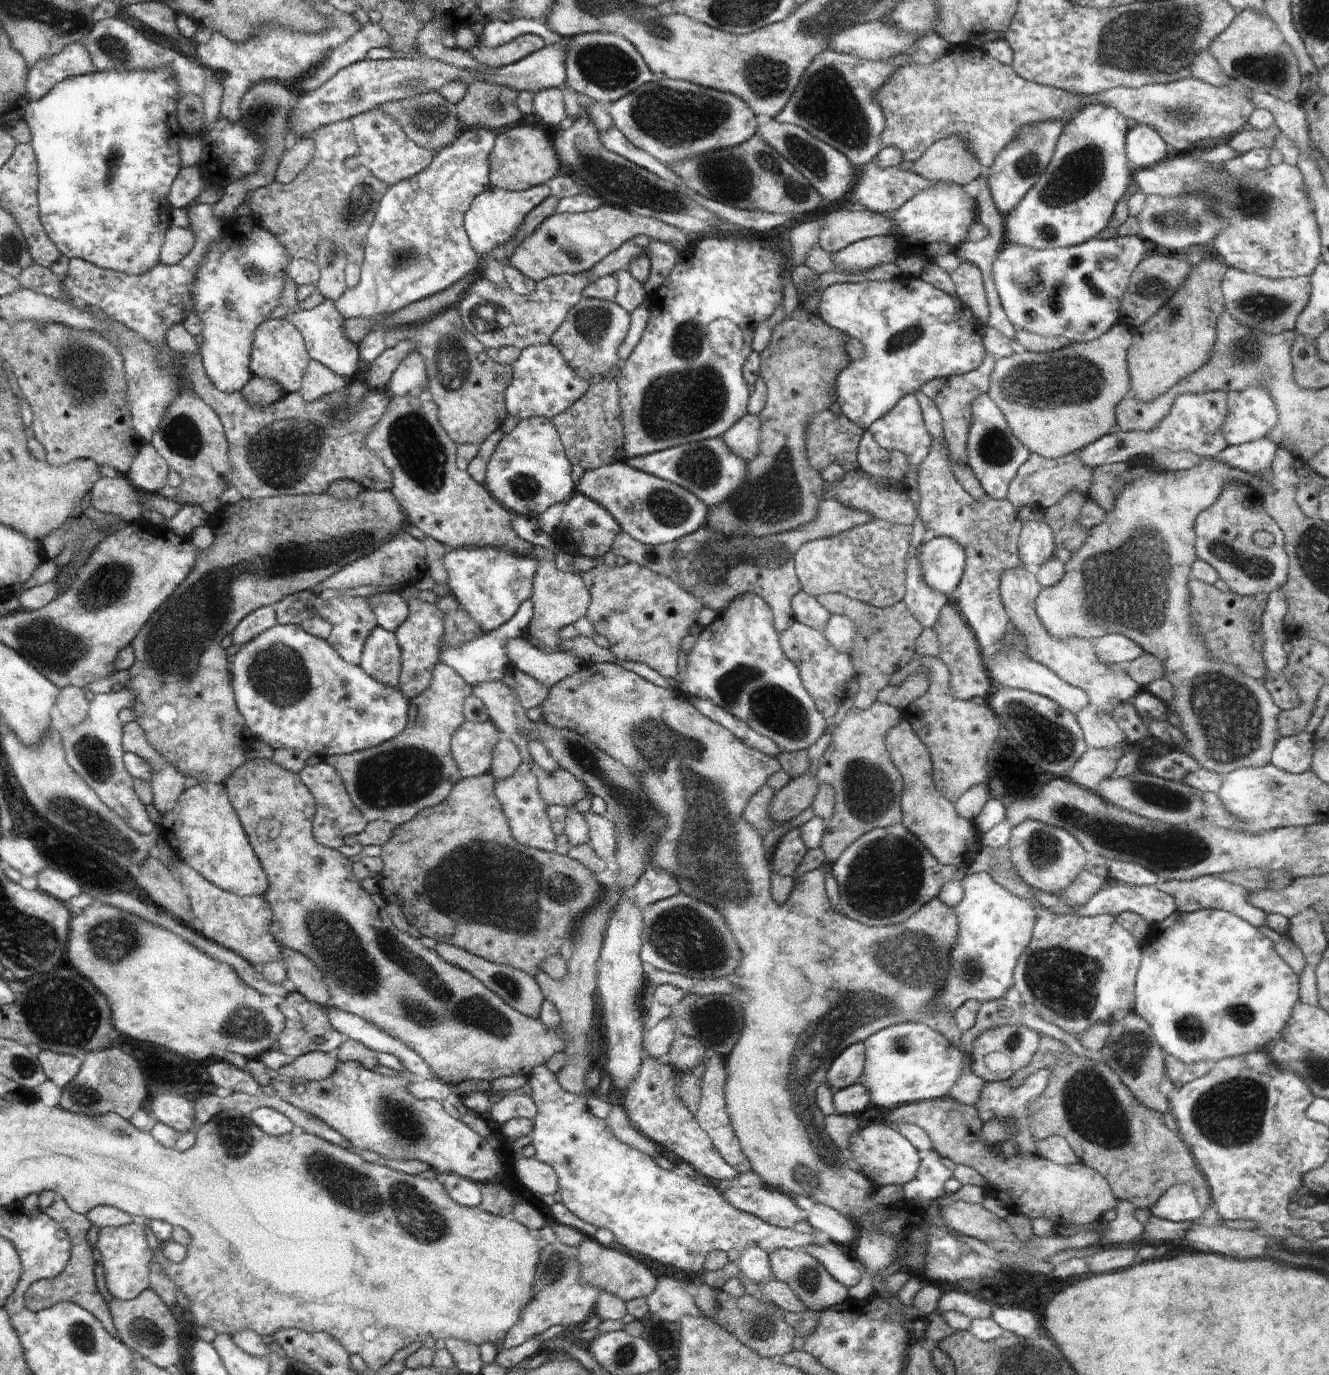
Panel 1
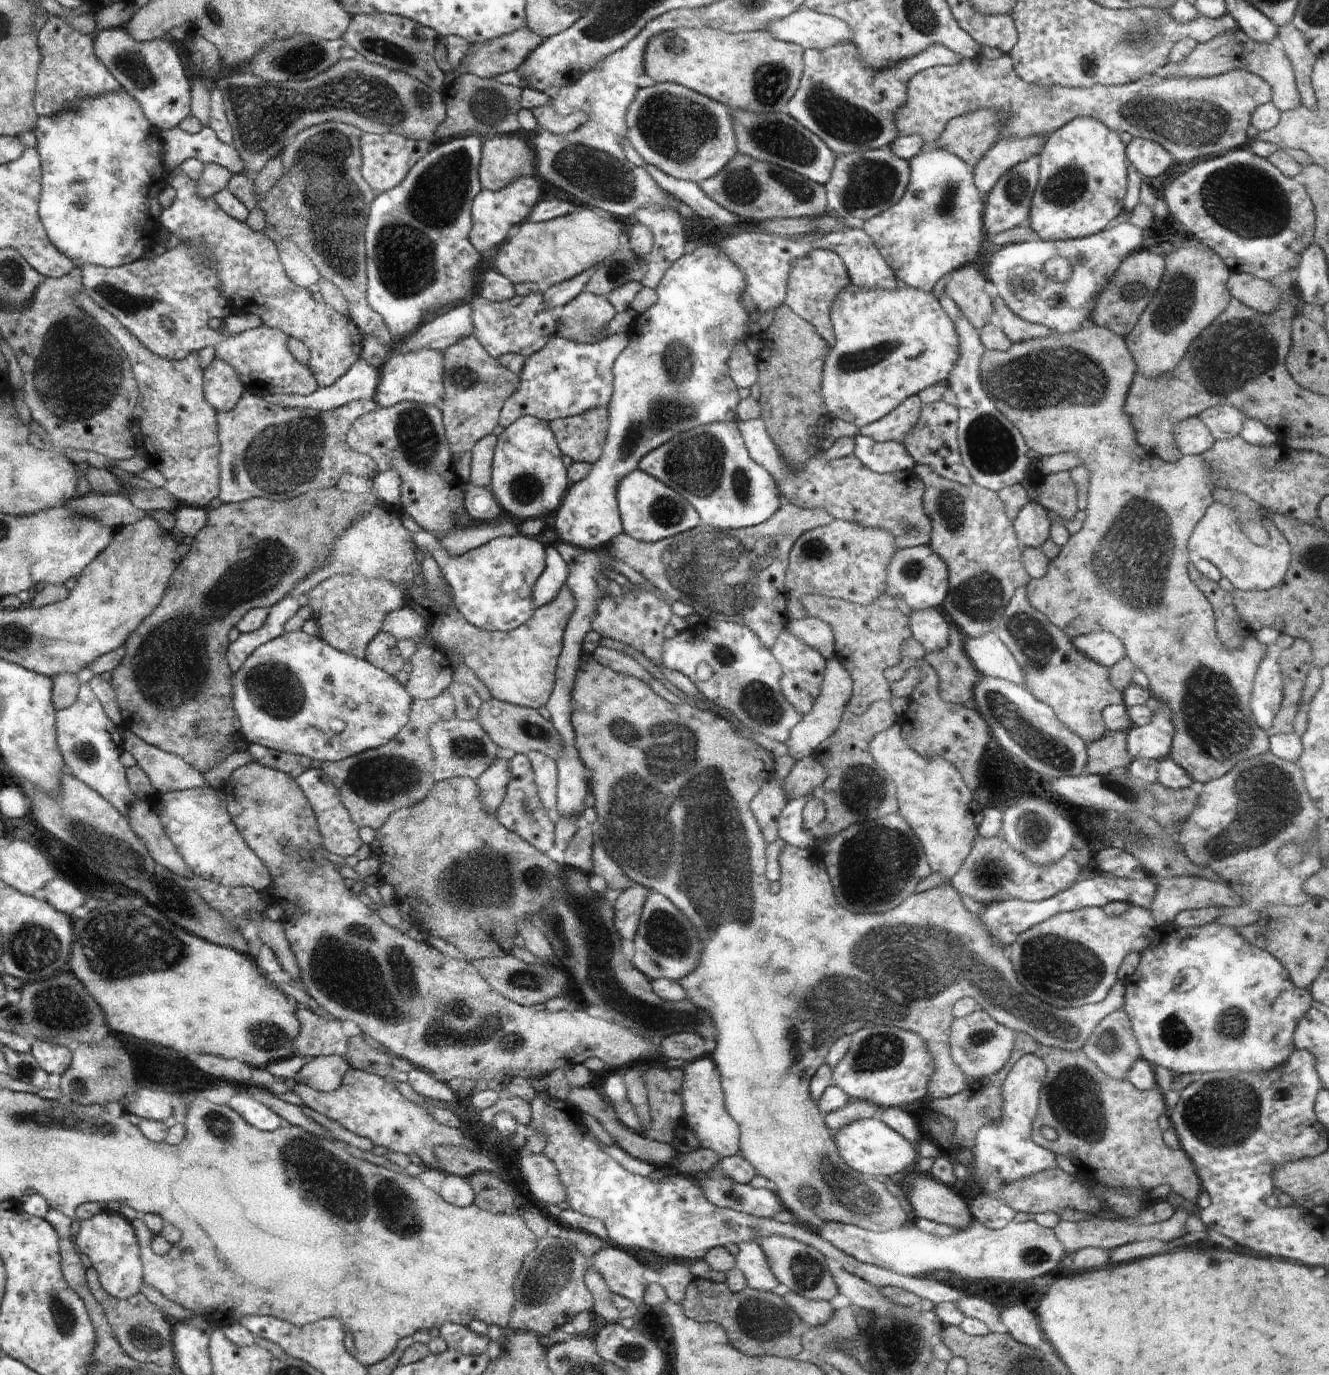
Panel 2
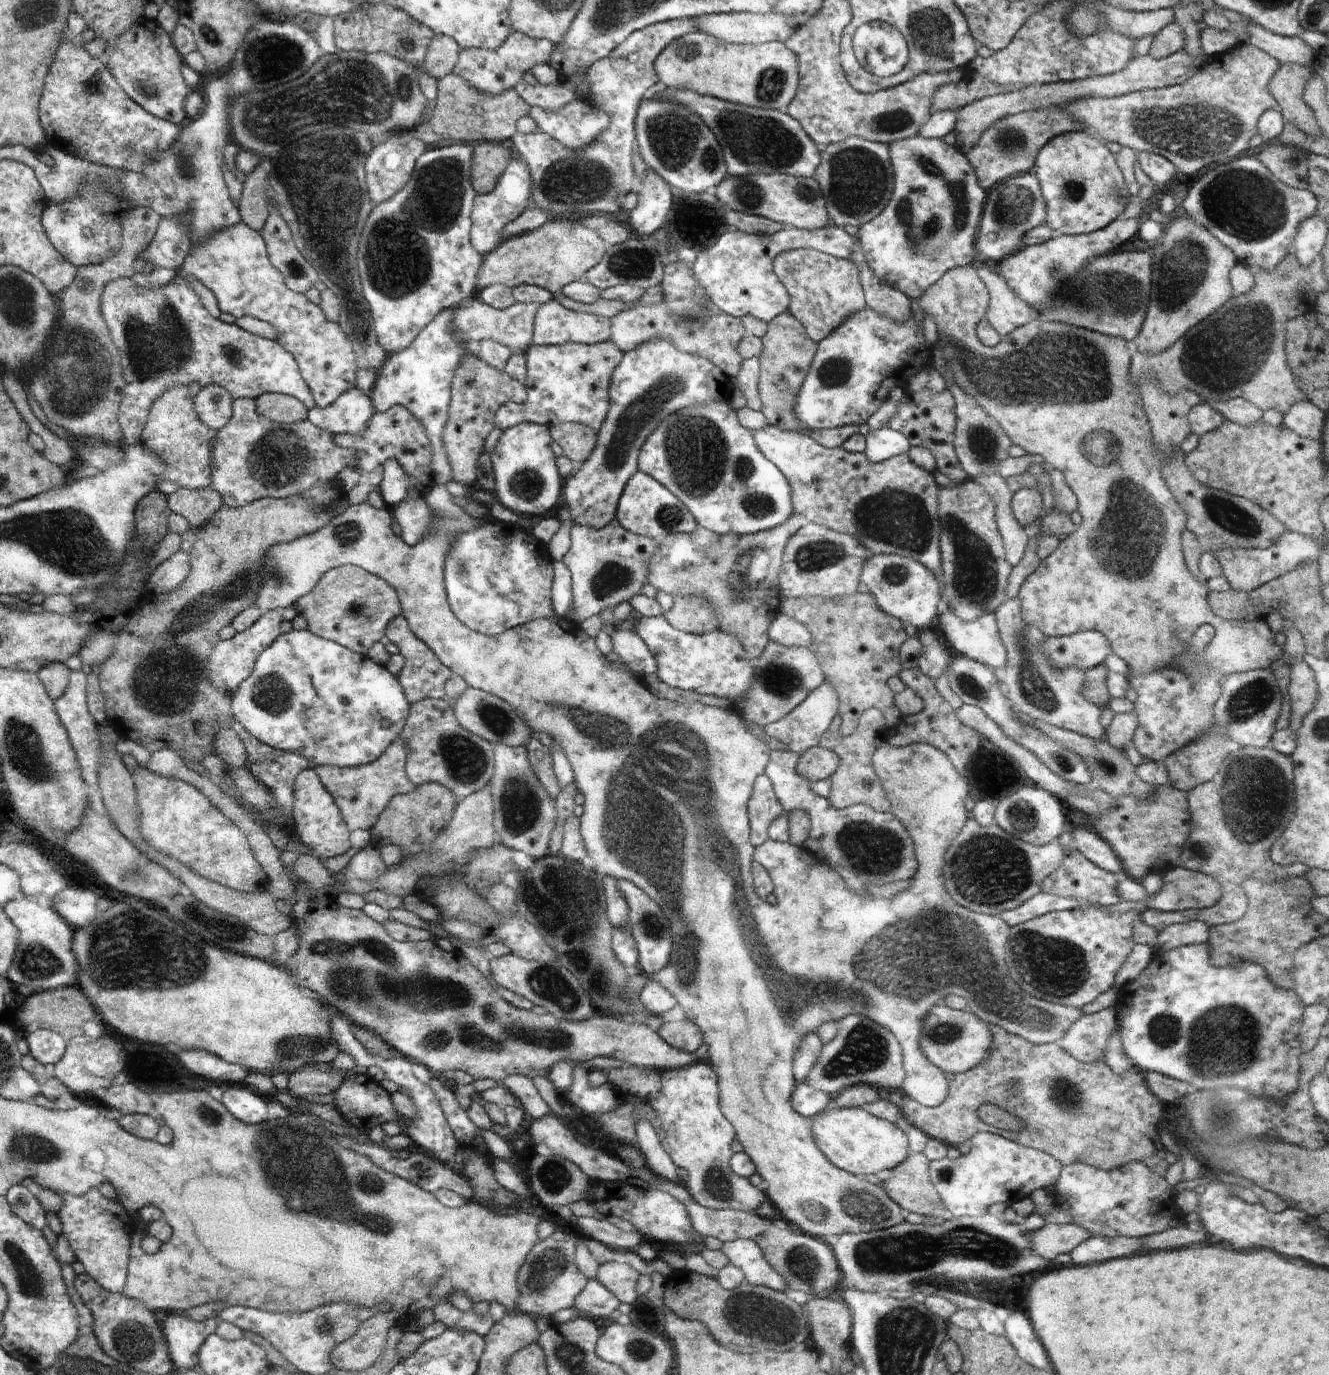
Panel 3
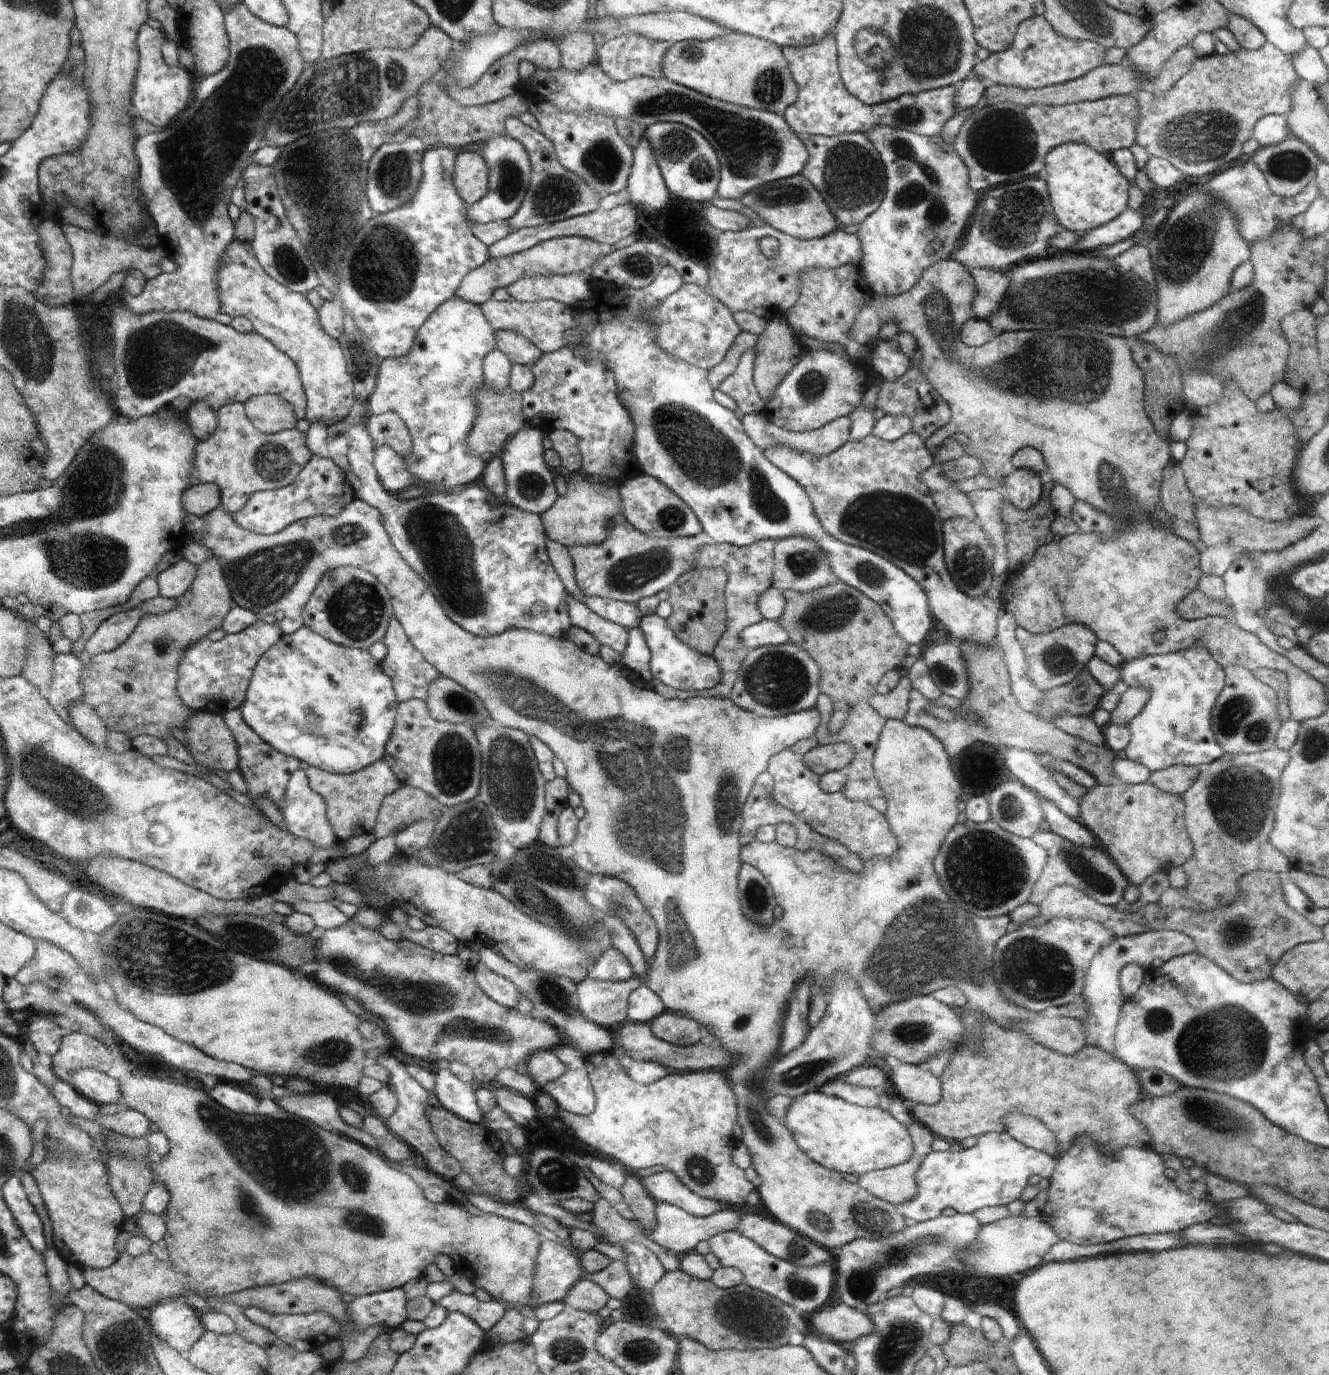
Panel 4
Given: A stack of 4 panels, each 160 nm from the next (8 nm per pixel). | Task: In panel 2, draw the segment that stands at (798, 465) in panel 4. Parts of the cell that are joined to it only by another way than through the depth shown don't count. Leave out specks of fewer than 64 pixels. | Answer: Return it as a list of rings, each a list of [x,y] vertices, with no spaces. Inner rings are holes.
[[[750,419],[736,421],[738,428],[746,442],[747,450],[751,458],[763,466],[774,476],[775,482],[779,483],[779,490],[783,501],[805,509],[824,509],[836,519],[842,519],[863,527],[880,527],[889,530],[896,539],[897,548],[902,549],[904,545],[930,545],[932,525],[930,517],[923,507],[923,496],[925,486],[914,474],[913,468],[905,471],[896,471],[892,474],[875,473],[865,467],[856,455],[848,455],[837,461],[828,461],[825,452],[820,448],[803,464],[802,467],[792,467],[787,462],[786,456],[778,452],[777,446],[770,439],[762,419]],[[994,631],[975,639],[965,638],[965,653],[978,674],[1024,686],[1025,678],[1021,666]]]

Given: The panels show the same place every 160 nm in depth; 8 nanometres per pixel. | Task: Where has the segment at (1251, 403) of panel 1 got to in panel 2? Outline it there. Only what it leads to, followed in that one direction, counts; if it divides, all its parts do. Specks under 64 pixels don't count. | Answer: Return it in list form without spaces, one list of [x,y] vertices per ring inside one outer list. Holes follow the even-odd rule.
[[[1234,405],[1212,406],[1198,416],[1210,428],[1216,441],[1228,440],[1238,436],[1238,432],[1243,426],[1242,422],[1247,418],[1245,412]]]

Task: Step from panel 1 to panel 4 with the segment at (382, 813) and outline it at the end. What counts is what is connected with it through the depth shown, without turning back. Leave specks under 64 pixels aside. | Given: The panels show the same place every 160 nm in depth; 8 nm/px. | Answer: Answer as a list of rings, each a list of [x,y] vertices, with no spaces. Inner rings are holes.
[[[384,758],[349,775],[331,773],[318,767],[309,767],[305,773],[310,779],[312,790],[319,792],[327,801],[327,817],[342,842],[350,840],[352,836],[374,833],[382,802],[404,785],[390,762]]]

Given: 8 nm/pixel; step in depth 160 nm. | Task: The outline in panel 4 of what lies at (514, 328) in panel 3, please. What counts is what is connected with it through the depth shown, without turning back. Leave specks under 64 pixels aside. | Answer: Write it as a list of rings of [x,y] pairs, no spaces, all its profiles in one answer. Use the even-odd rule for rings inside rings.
[[[514,329],[494,330],[496,347],[501,350],[511,363],[531,366],[543,353],[532,344],[523,334]]]

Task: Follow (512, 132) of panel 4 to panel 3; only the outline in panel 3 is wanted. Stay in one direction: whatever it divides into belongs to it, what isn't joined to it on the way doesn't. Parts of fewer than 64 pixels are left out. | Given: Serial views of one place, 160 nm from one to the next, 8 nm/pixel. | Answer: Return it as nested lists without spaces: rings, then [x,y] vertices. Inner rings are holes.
[[[692,18],[668,20],[644,29],[632,32],[631,37],[616,46],[608,57],[600,58],[595,65],[586,71],[584,82],[588,84],[590,94],[573,92],[572,82],[563,79],[562,83],[551,85],[527,84],[520,82],[514,87],[516,94],[532,106],[543,107],[544,110],[558,112],[572,100],[588,100],[592,106],[600,106],[611,116],[612,124],[603,140],[584,150],[566,150],[561,142],[542,132],[523,134],[518,130],[511,136],[515,154],[527,164],[531,178],[531,206],[542,208],[553,218],[568,218],[574,212],[594,214],[603,212],[605,215],[622,209],[620,200],[630,190],[630,180],[634,171],[632,153],[636,150],[635,123],[637,110],[648,88],[658,81],[654,69],[656,58],[660,52],[676,38],[692,33],[698,28],[698,22]]]

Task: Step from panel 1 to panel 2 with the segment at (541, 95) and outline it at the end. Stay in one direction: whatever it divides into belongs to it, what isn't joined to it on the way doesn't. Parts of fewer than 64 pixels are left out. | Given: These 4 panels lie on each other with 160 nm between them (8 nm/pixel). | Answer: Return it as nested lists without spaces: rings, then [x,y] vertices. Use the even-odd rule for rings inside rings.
[[[548,105],[534,107],[532,114],[536,118],[538,126],[542,126],[544,130],[548,130],[552,134],[574,132],[574,130],[587,121],[587,115],[582,111],[576,111],[569,115],[561,115]]]

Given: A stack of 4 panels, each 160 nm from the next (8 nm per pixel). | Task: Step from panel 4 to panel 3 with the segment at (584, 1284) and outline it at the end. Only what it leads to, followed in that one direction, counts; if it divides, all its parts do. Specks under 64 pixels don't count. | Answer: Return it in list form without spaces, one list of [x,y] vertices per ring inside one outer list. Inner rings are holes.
[[[587,1279],[584,1290],[575,1298],[574,1306],[591,1320],[608,1318],[621,1302],[596,1279]]]

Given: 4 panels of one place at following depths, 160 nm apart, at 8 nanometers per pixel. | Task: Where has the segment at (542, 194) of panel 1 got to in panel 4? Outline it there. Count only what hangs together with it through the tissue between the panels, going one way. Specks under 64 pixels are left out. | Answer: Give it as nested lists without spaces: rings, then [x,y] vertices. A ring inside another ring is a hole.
[[[509,135],[491,136],[479,152],[486,159],[490,174],[490,189],[487,196],[474,204],[467,206],[466,216],[473,223],[488,224],[494,221],[507,221],[515,216],[524,200],[526,200],[528,185],[533,168],[524,148],[517,140]]]

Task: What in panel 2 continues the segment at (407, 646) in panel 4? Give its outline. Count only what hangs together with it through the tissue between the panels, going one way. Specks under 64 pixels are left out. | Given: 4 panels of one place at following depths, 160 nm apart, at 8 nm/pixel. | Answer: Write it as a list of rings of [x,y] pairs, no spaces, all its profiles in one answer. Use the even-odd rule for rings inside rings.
[[[405,605],[388,613],[381,626],[382,631],[391,634],[396,640],[423,637],[426,629],[424,616]],[[422,647],[409,660],[411,675],[404,687],[414,700],[439,696],[454,681],[454,668],[442,650]]]

